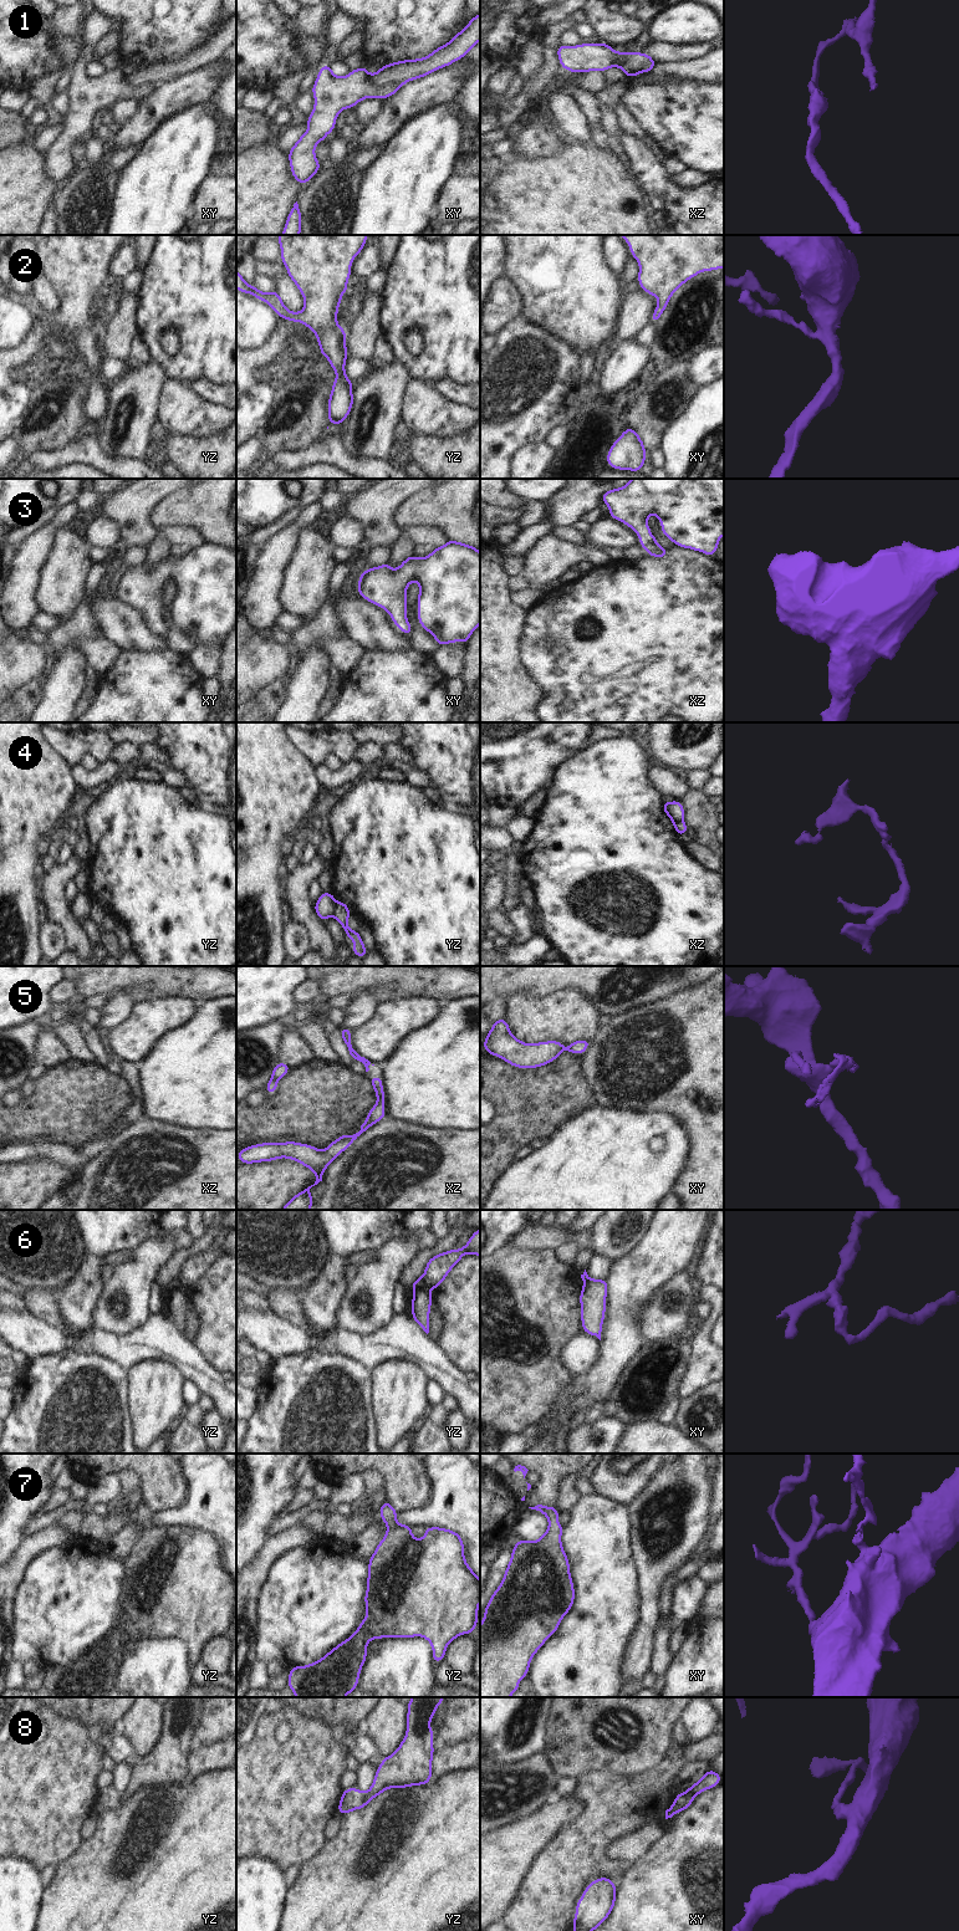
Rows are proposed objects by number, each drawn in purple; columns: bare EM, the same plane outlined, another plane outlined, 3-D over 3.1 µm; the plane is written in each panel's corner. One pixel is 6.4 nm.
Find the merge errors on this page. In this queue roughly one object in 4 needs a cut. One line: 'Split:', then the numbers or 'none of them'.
Split: 1, 4, 6, 8

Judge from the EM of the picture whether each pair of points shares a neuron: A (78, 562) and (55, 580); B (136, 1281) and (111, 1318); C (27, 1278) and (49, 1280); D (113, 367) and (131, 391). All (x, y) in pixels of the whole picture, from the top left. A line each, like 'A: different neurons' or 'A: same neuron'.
A: same neuron
B: same neuron
C: same neuron
D: different neurons

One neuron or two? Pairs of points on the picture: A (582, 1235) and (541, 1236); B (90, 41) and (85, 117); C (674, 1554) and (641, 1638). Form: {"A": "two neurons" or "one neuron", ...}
{"A": "one neuron", "B": "one neuron", "C": "one neuron"}

